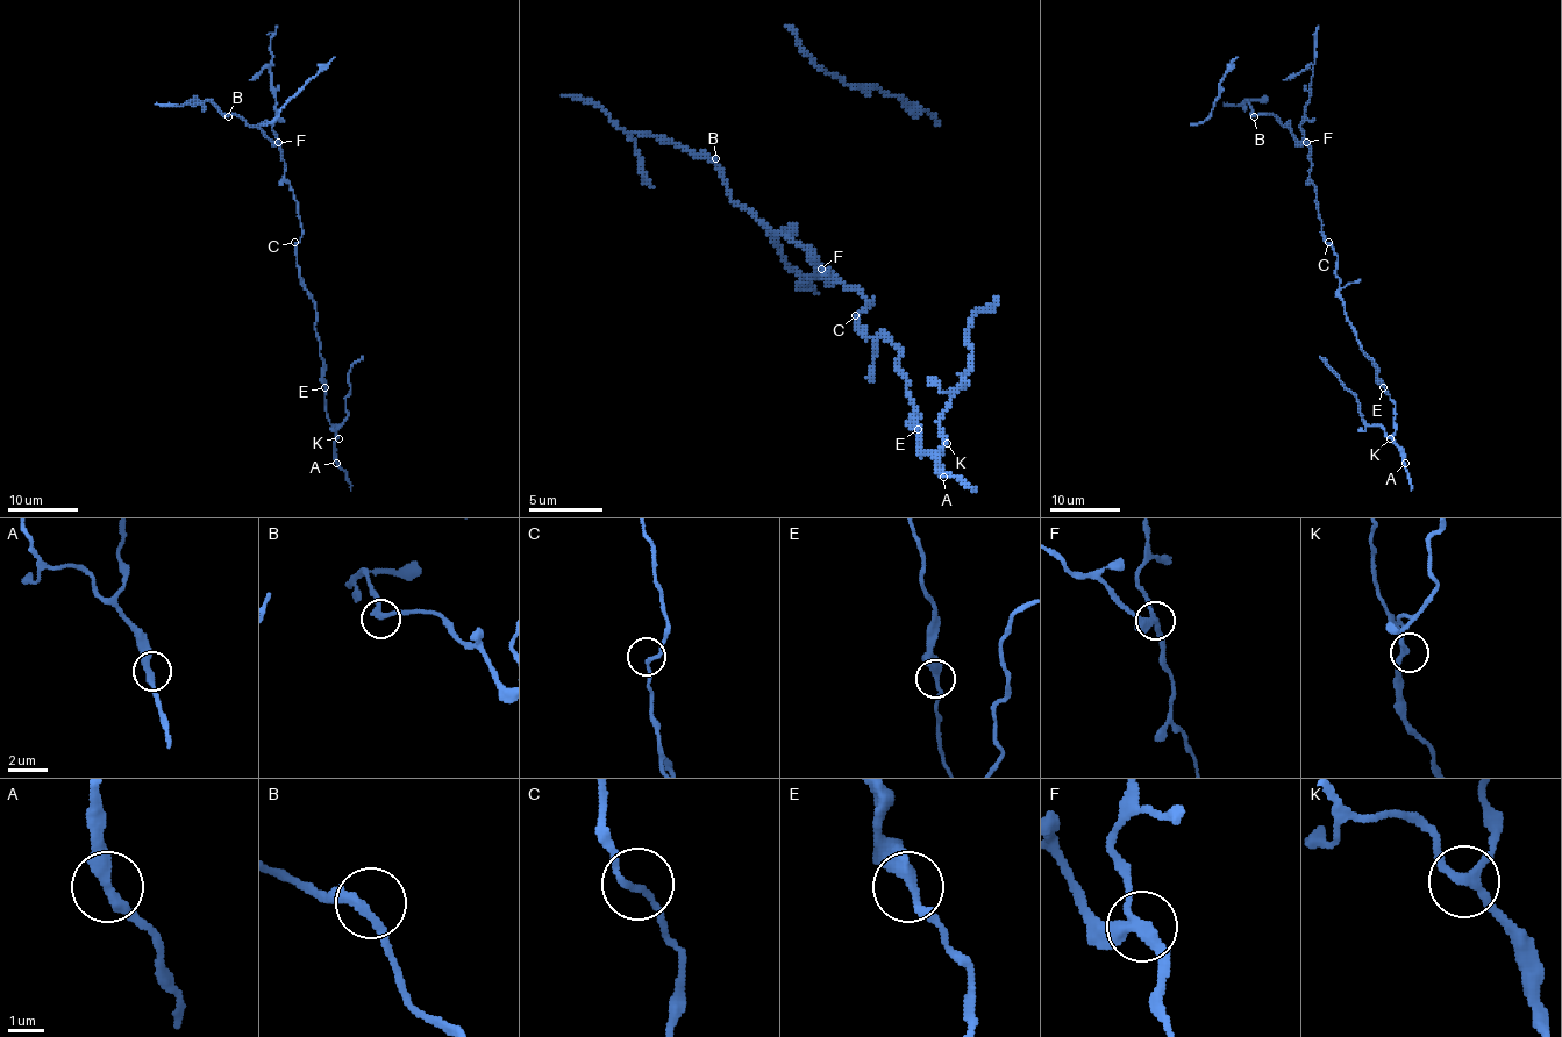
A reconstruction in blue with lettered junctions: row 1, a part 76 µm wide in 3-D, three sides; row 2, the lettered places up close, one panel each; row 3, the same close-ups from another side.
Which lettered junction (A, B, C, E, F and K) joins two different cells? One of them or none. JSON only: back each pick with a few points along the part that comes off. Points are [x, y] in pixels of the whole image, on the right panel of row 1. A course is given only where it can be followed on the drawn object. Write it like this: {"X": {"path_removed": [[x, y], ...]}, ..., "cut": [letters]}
{"cut": ["F"]}

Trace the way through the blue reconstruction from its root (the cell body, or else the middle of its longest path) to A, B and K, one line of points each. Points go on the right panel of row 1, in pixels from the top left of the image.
A: (1328, 244), (1338, 256), (1338, 294), (1346, 320), (1376, 369), (1376, 380), (1395, 405), (1393, 443), (1405, 463)
B: (1328, 244), (1321, 230), (1317, 190), (1310, 178), (1310, 148), (1272, 115), (1254, 116)
K: (1328, 244), (1338, 256), (1338, 294), (1346, 320), (1376, 369), (1376, 380), (1395, 405), (1395, 433), (1390, 438)

